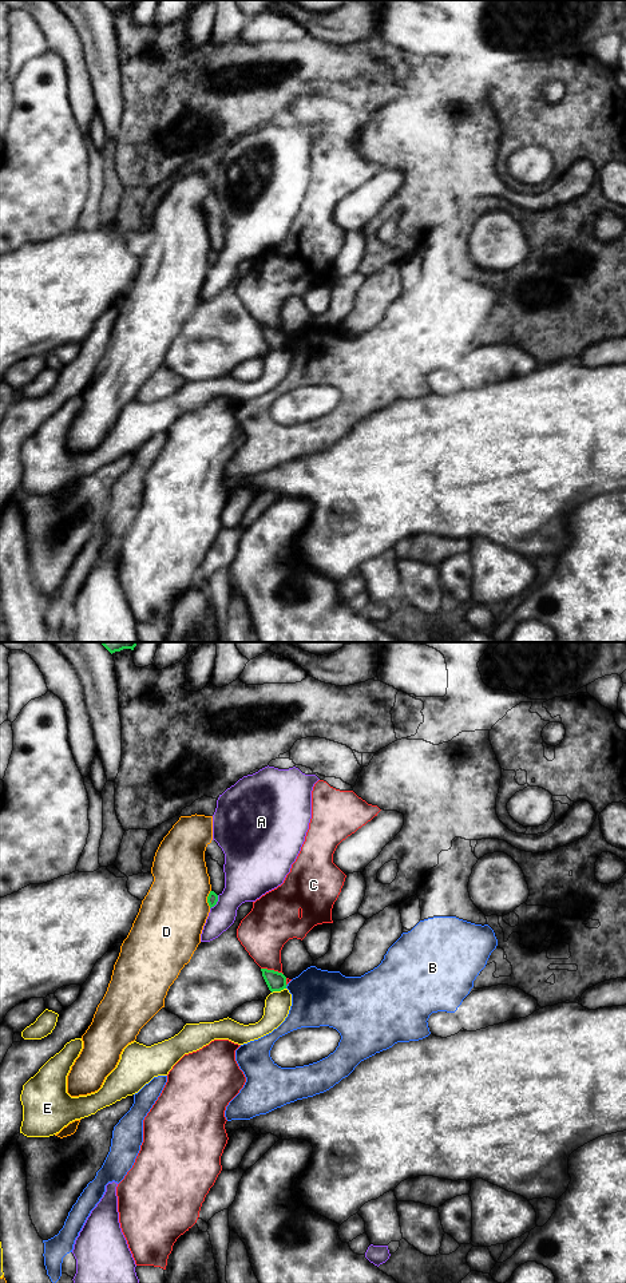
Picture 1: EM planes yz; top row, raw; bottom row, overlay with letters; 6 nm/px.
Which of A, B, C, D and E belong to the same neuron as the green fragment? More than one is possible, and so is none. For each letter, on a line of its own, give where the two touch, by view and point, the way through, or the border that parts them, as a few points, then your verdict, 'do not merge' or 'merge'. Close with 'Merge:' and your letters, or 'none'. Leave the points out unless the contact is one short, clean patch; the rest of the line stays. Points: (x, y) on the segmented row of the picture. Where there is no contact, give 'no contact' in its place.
A: contact yz (217, 901); do not merge
B: contact yz (286, 985); border yz (288, 985), (285, 988); do not merge
C: contact yz (272, 970); border yz (261, 967), (277, 970), (282, 974); do not merge
D: contact yz (207, 899); do not merge
E: contact yz (278, 990); border yz (285, 988), (272, 993); do not merge
Merge: none

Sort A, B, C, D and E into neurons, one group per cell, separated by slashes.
A / B / C / D / E

